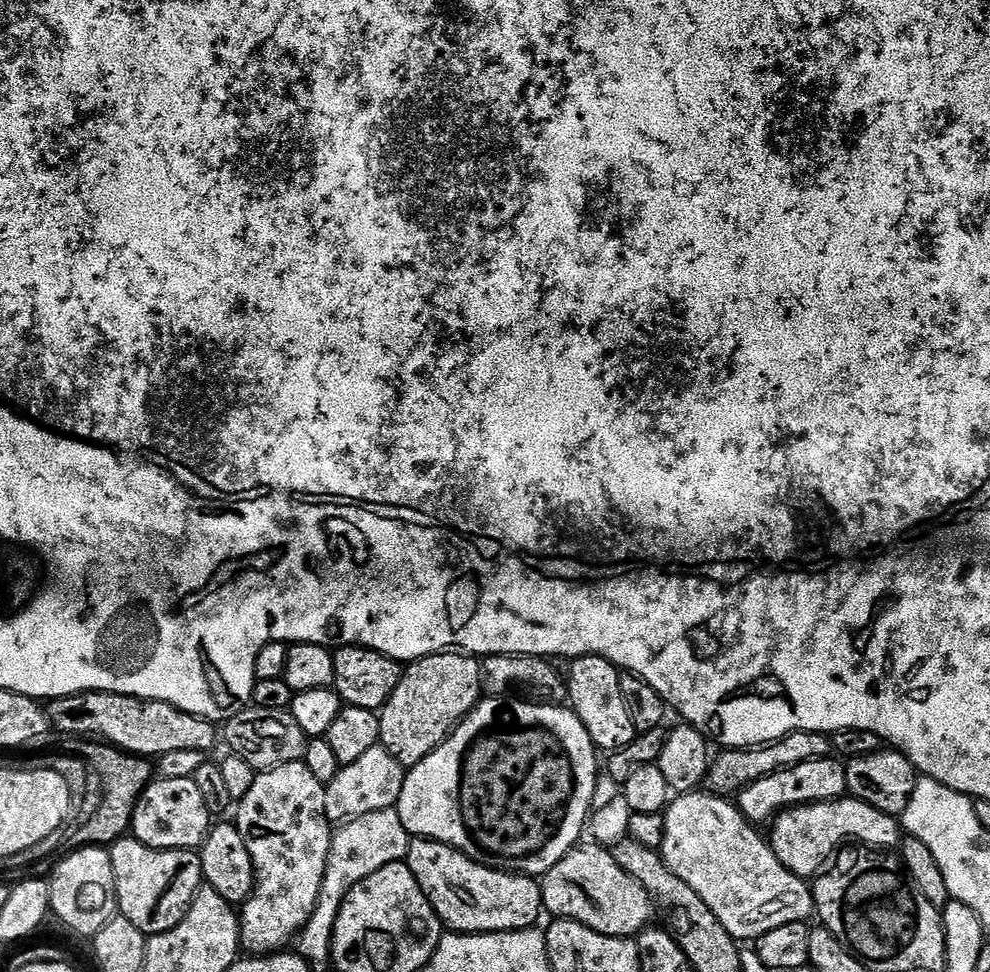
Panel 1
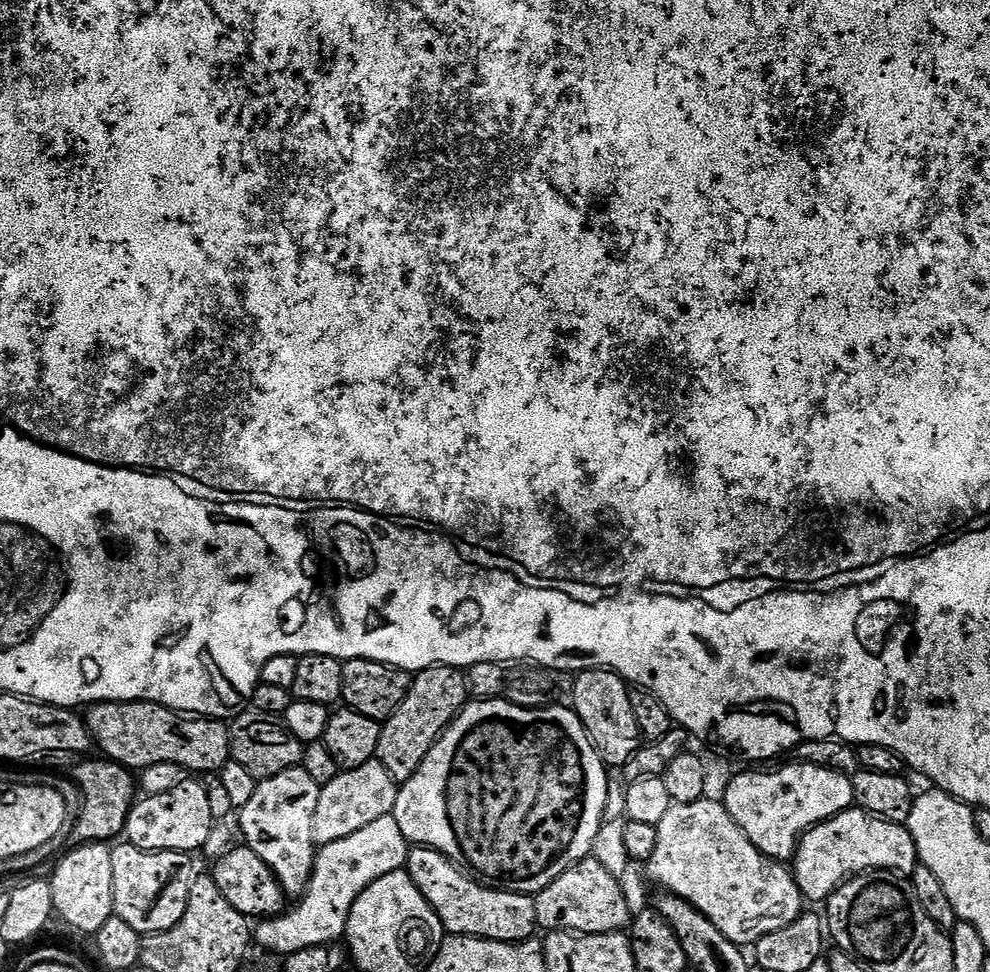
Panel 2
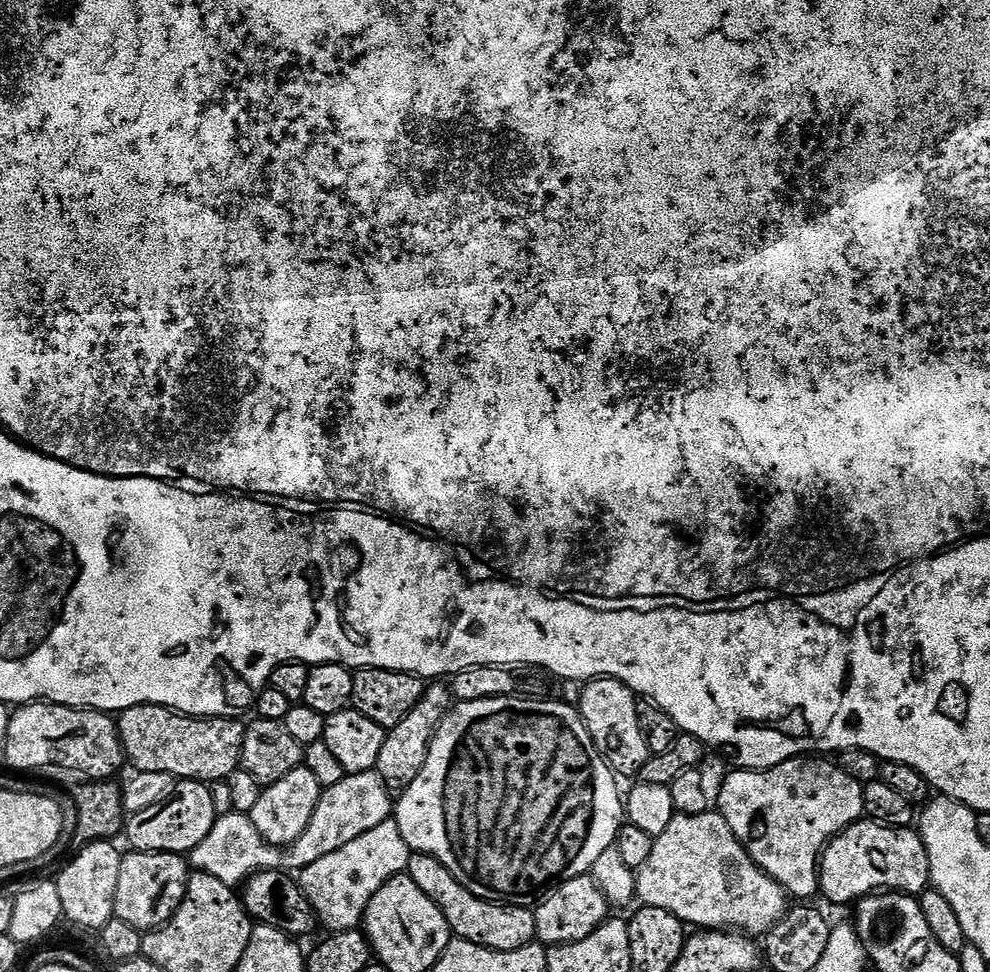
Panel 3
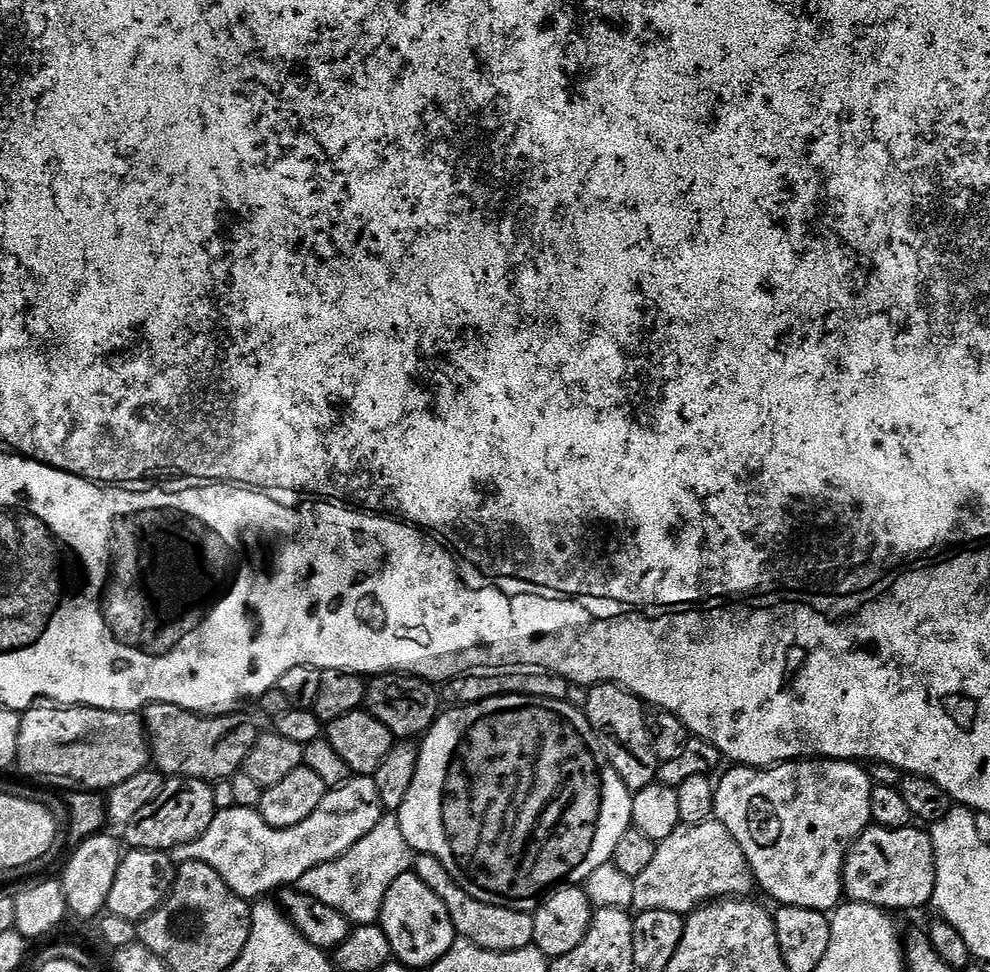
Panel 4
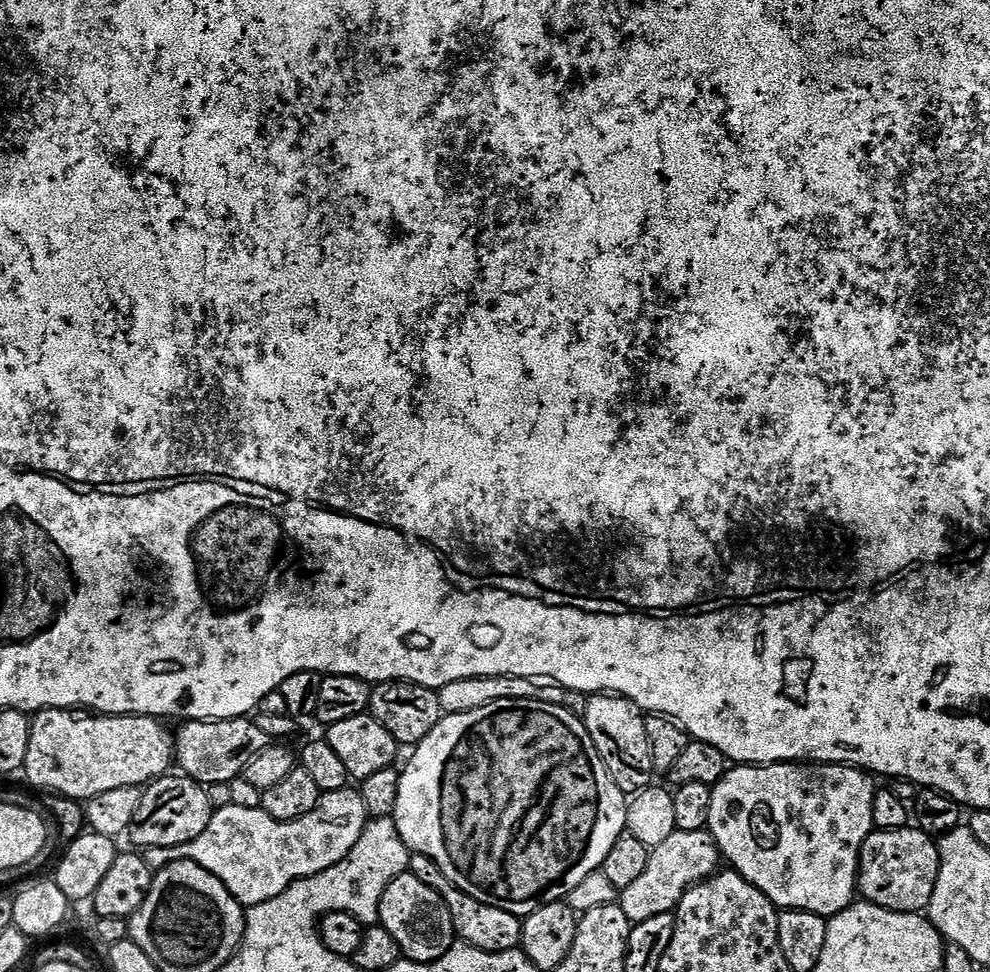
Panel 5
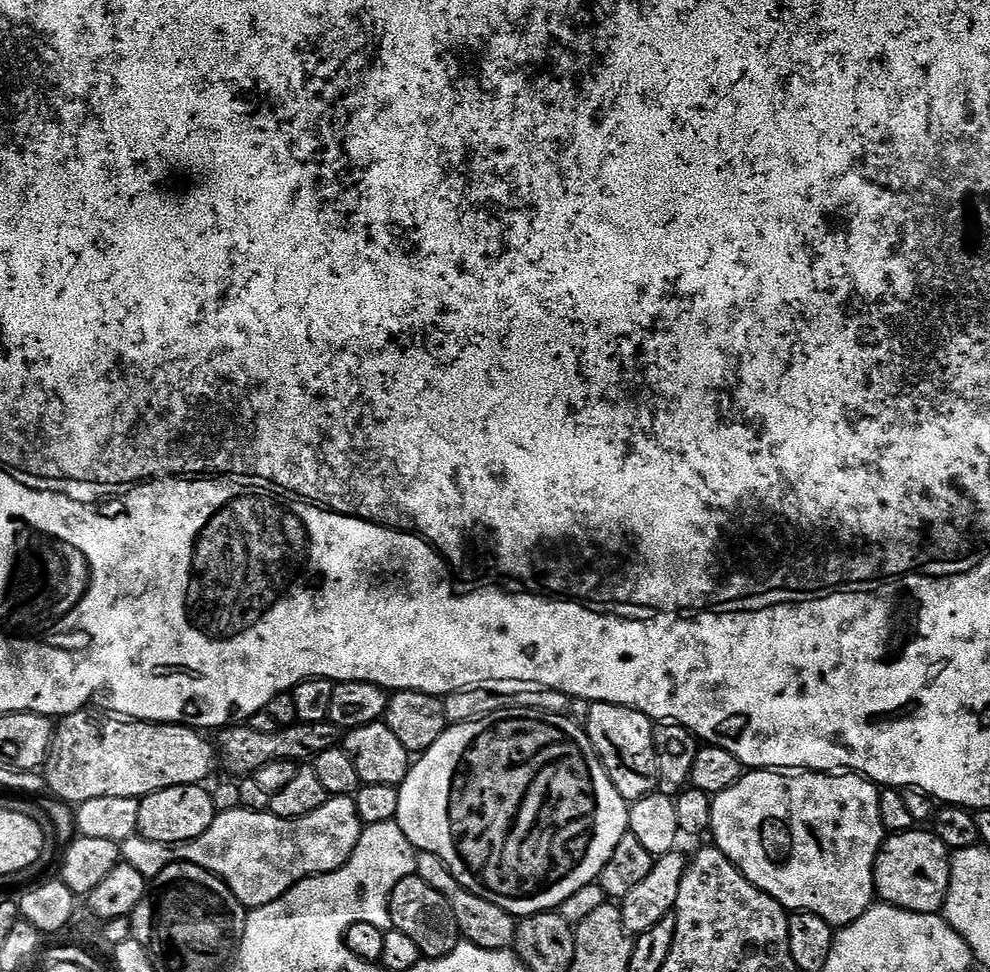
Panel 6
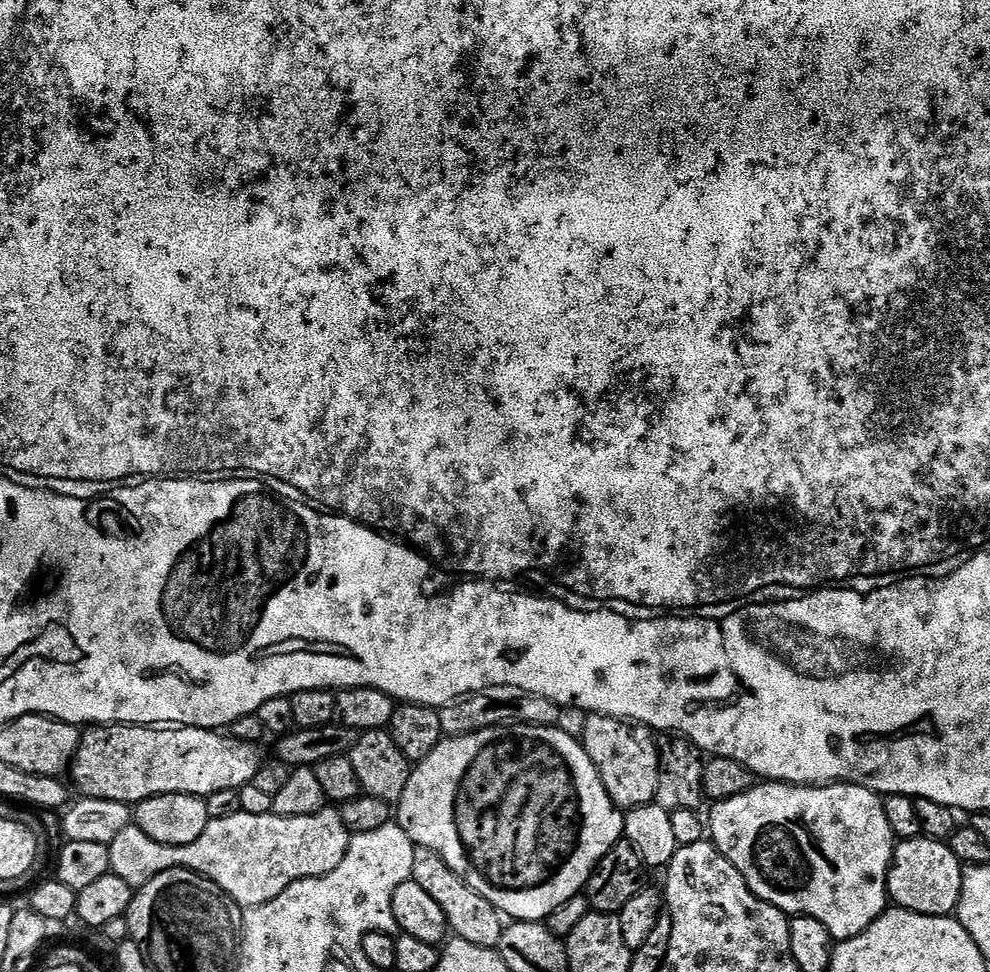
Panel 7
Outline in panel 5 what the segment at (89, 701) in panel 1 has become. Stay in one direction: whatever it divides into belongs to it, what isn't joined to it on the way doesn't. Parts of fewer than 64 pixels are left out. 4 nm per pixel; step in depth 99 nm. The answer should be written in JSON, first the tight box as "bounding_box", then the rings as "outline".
{"bounding_box":[174,716,270,786],"outline":[[[239,716],[233,720],[186,720],[179,725],[180,729],[175,729],[174,743],[176,746],[175,763],[180,764],[179,771],[188,776],[198,784],[209,786],[214,783],[232,783],[243,777],[246,766],[254,757],[262,754],[269,748],[270,741],[262,730],[258,730],[255,719],[248,716]]]}

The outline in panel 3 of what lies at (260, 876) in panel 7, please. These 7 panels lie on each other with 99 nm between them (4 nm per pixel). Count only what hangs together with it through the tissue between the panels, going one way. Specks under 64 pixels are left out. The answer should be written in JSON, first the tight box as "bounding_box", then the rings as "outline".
{"bounding_box":[190,772,394,886],"outline":[[[354,772],[346,774],[338,786],[330,786],[320,793],[320,801],[310,818],[303,834],[287,848],[273,848],[258,834],[251,815],[241,815],[232,811],[227,816],[221,816],[216,825],[194,846],[190,853],[190,864],[197,872],[205,872],[218,882],[226,882],[233,886],[243,885],[253,872],[261,870],[303,870],[318,858],[326,854],[334,854],[346,842],[354,842],[366,830],[374,830],[382,822],[386,822],[394,812],[394,796],[388,791],[386,782],[380,773]]]}

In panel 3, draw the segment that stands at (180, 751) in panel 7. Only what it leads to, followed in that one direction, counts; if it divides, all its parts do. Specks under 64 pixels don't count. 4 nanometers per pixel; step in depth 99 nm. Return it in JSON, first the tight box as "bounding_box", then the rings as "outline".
{"bounding_box":[2,702,126,781],"outline":[[[51,702],[22,704],[9,715],[6,750],[2,760],[20,772],[65,764],[70,771],[81,772],[84,775],[81,777],[89,781],[115,777],[115,772],[126,764],[120,730],[117,721],[109,713]]]}

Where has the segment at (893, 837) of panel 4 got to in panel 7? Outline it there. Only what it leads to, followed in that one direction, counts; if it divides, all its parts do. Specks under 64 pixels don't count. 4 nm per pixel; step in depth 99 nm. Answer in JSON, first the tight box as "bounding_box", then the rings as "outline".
{"bounding_box":[888,834,965,916],"outline":[[[921,834],[912,840],[901,840],[892,851],[892,865],[888,871],[888,899],[897,908],[905,908],[927,916],[952,916],[962,894],[965,865],[961,864],[954,850],[945,841],[930,840]]]}

